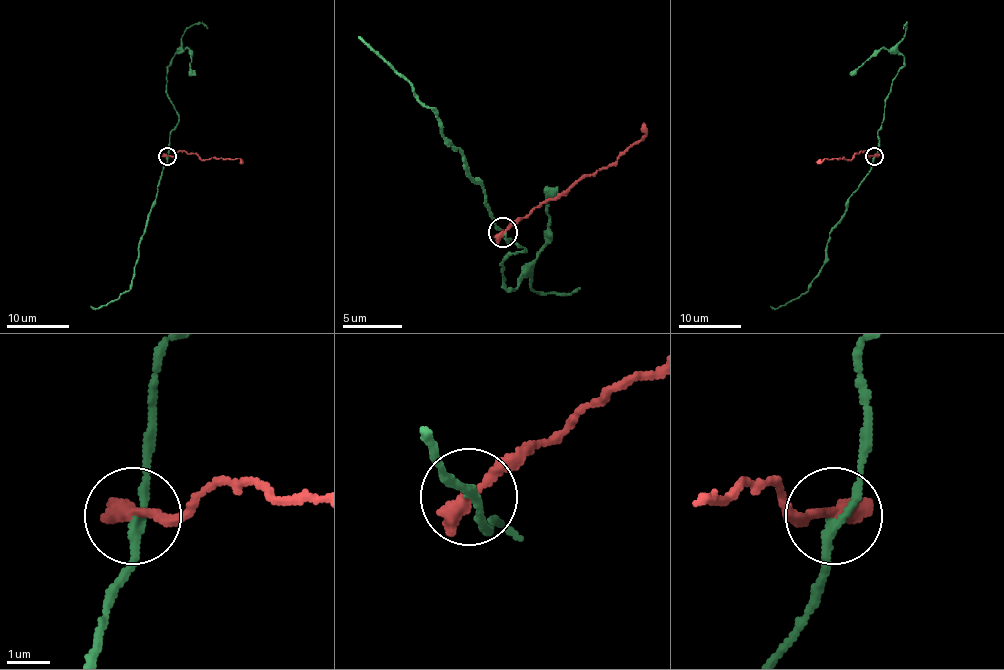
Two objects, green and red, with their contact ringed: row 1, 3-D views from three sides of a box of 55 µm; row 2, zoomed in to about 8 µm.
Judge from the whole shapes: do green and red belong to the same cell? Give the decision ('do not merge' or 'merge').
do not merge

